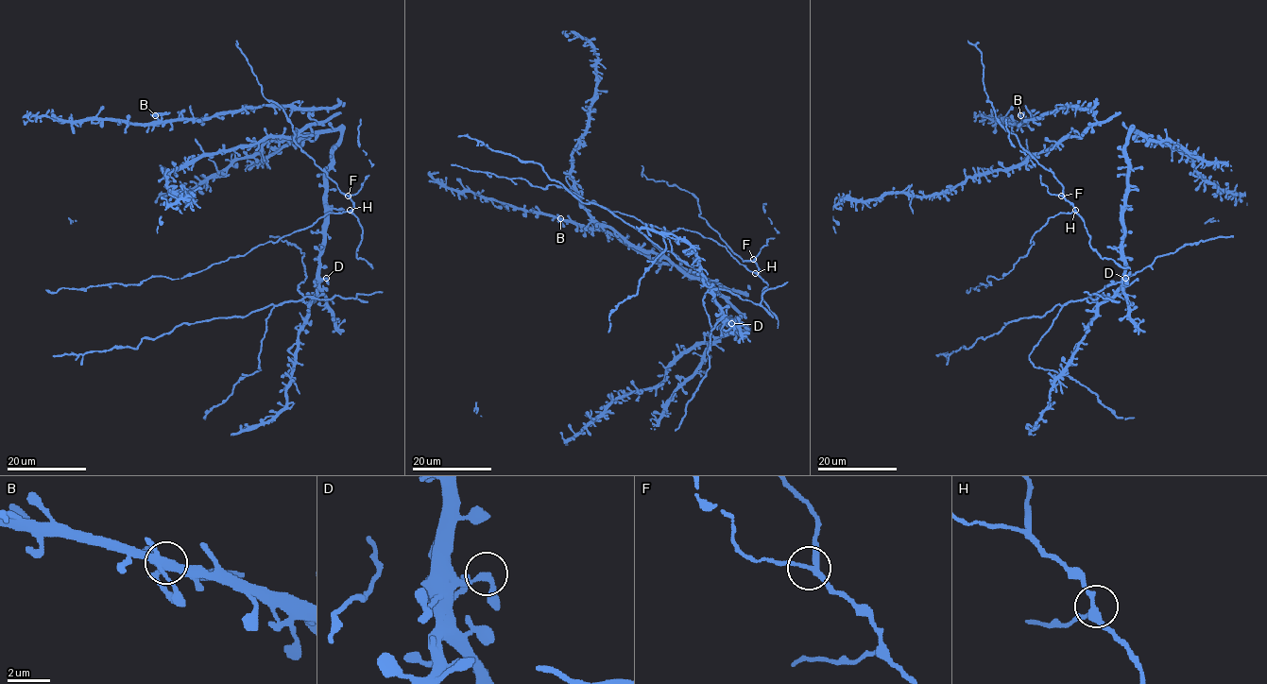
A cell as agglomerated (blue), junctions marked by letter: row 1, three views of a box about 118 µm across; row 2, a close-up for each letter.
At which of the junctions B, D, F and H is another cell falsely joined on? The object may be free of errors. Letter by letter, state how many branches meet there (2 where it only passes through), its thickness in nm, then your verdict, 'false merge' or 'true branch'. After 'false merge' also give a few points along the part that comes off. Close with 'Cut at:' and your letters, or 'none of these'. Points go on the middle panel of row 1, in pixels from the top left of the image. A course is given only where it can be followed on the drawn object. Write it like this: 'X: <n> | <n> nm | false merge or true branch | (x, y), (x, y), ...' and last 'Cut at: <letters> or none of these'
B: 3 | 240 nm | false merge | (561, 218), (574, 221)
D: 2 | 240 nm | true branch
F: 3 | 190 nm | true branch
H: 3 | 280 nm | true branch
Cut at: B

